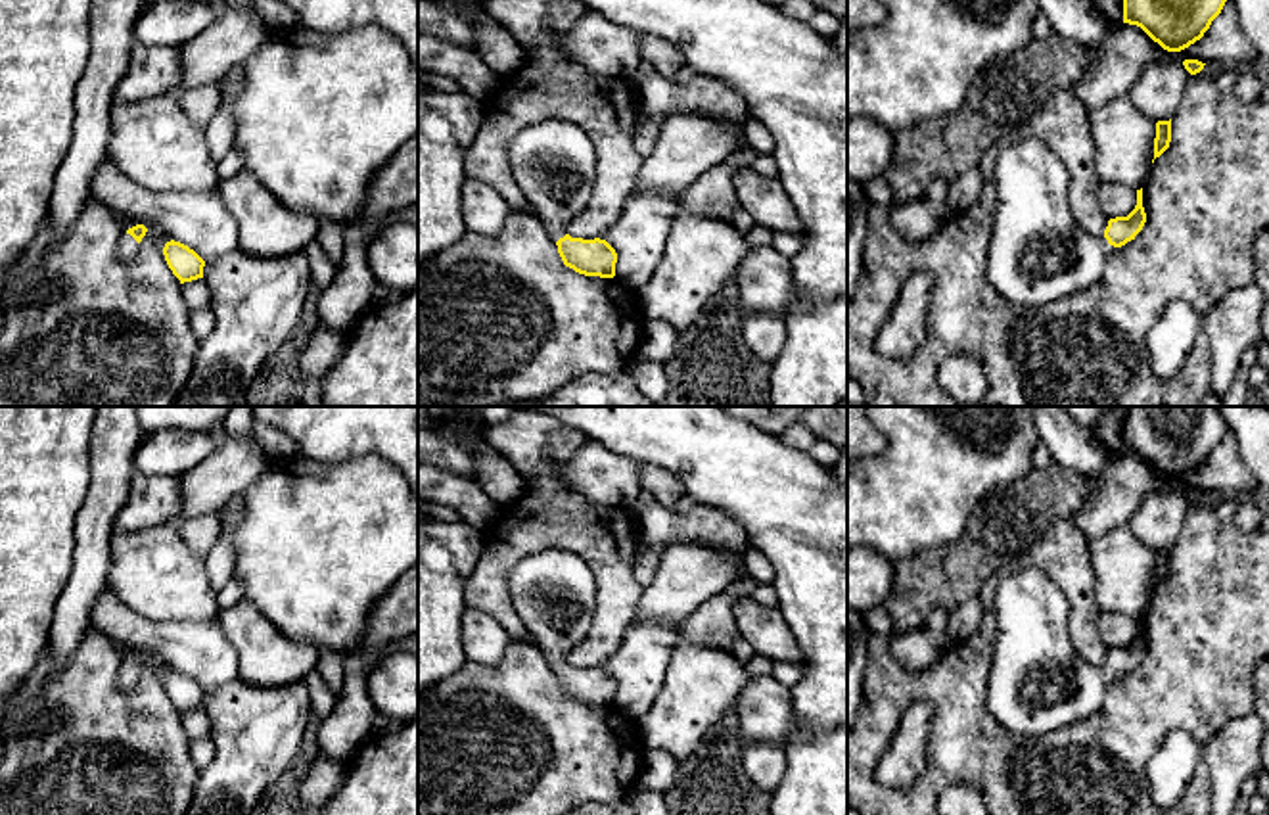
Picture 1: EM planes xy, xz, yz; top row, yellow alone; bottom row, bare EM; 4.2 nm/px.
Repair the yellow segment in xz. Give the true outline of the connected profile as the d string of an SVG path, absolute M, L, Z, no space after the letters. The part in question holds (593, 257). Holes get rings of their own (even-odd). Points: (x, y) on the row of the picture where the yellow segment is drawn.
M542 119L535 125L521 128L510 140L508 161L512 165L516 184L519 186L525 201L529 203L531 213L542 222L550 240L558 245L558 253L564 265L585 276L613 278L617 253L606 240L600 238L583 240L583 238L571 238L567 234L567 224L585 211L590 194L594 190L596 151L587 132L575 123L564 119Z

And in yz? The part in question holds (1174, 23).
M1123 0L1123 23L1141 27L1167 52L1200 40L1227 0Z

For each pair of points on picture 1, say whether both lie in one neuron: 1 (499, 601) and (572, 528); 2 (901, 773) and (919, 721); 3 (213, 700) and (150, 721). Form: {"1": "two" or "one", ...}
{"1": "one", "2": "one", "3": "two"}

